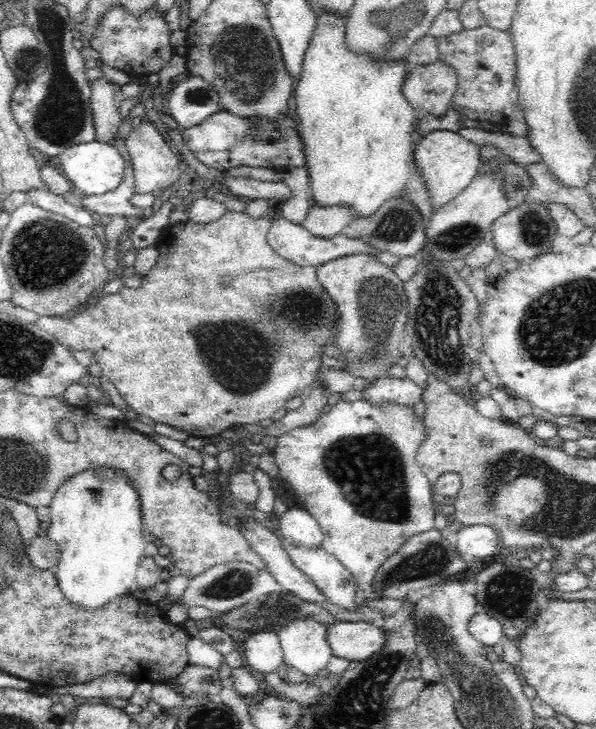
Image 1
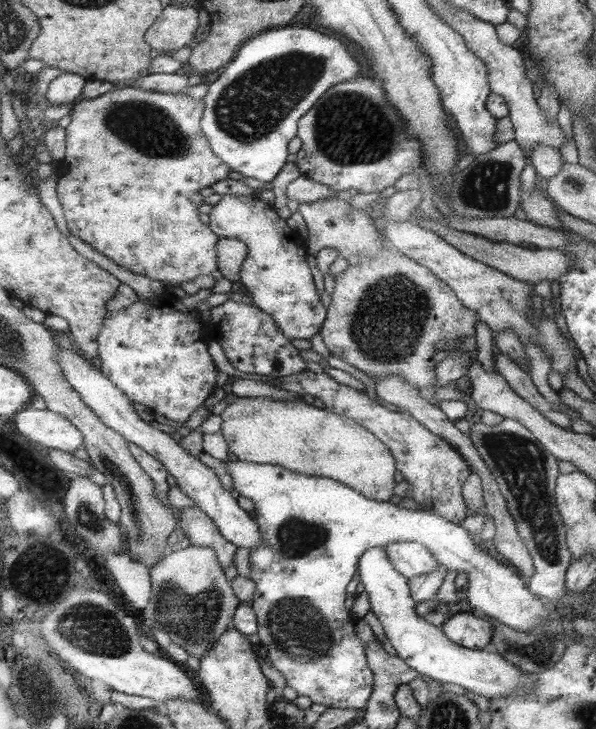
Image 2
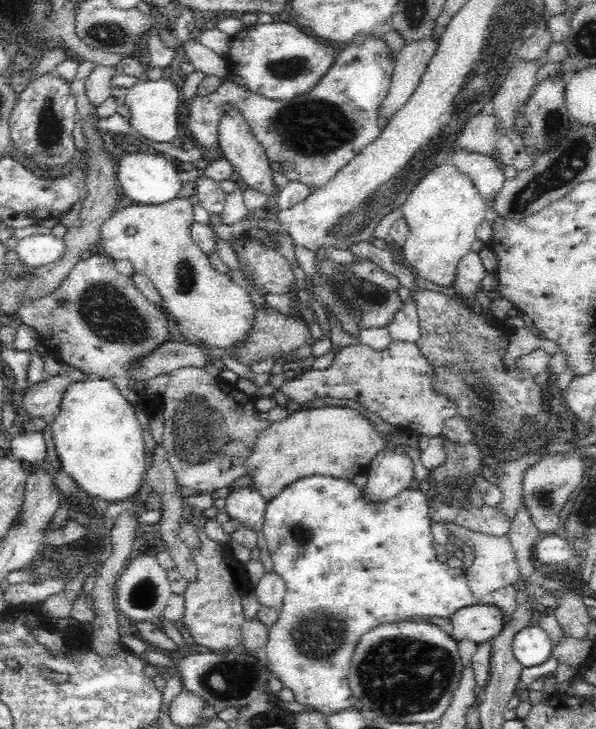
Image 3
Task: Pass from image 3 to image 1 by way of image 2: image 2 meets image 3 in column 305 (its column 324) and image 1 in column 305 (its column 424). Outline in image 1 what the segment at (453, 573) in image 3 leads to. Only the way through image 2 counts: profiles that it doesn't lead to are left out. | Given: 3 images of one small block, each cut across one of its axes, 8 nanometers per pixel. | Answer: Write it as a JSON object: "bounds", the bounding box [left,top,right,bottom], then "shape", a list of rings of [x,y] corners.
{"bounds":[280,506,324,548],"shape":[[[296,506],[280,516],[280,534],[294,544],[304,544],[308,548],[322,548],[324,542],[324,534],[320,530],[318,520]]]}

